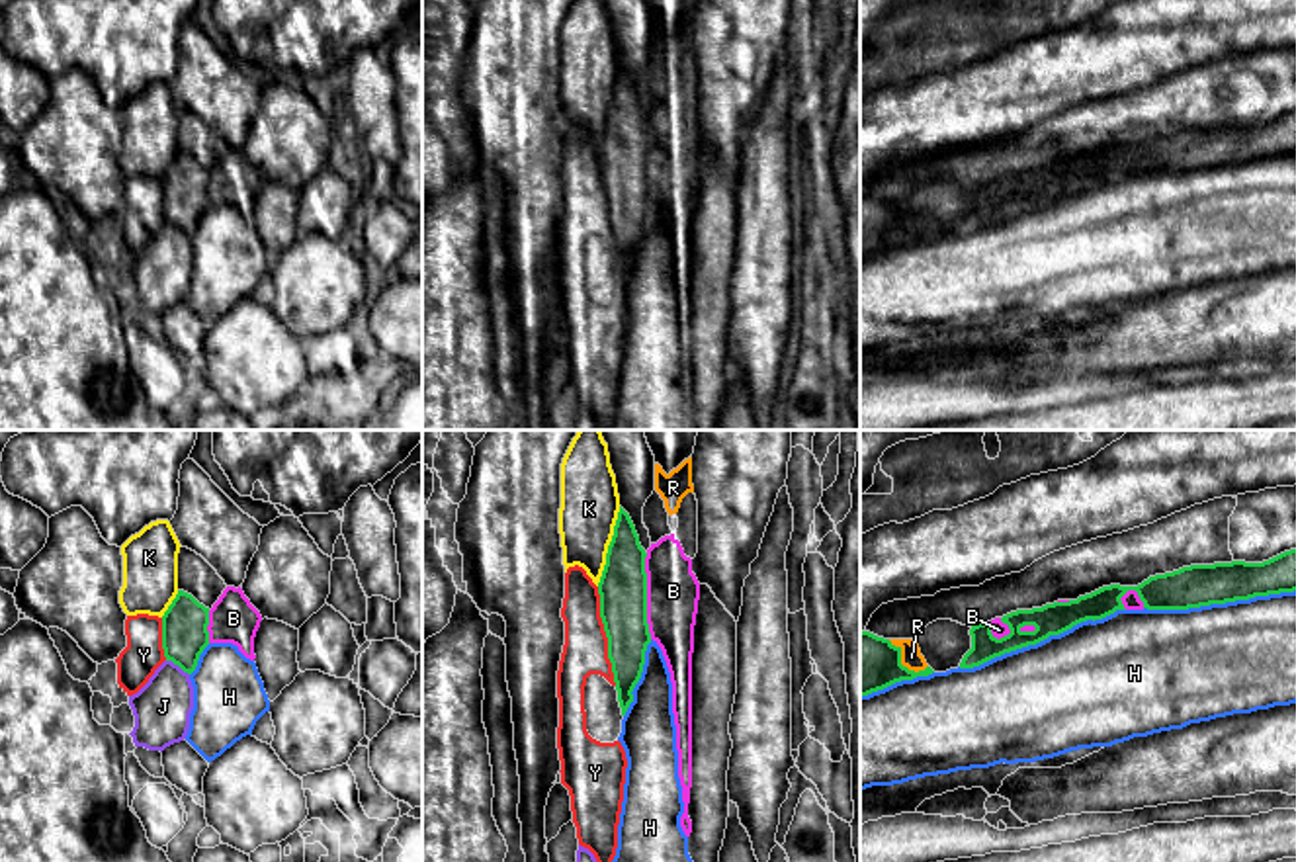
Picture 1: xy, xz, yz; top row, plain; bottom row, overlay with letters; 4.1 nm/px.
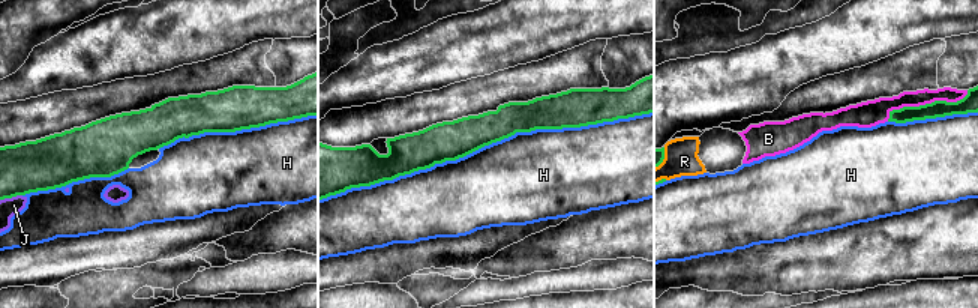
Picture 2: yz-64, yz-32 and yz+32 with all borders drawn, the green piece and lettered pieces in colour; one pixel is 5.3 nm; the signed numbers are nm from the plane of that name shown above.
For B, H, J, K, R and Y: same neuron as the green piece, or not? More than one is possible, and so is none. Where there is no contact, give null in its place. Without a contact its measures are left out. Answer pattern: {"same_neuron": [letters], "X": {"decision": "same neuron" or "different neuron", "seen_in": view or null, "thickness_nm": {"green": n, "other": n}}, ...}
{"same_neuron": [], "B": {"decision": "different neuron", "seen_in": "xz", "thickness_nm": {"green": 200, "other": 220}}, "H": {"decision": "different neuron", "seen_in": "yz", "thickness_nm": {"green": 130, "other": 480}}, "J": {"decision": "different neuron", "seen_in": "xy", "thickness_nm": {"green": 190, "other": 240}}, "K": {"decision": "different neuron", "seen_in": "xz", "thickness_nm": {"green": 200, "other": 240}}, "R": {"decision": "different neuron", "seen_in": "yz", "thickness_nm": {"green": 260, "other": 90}}, "Y": {"decision": "different neuron", "seen_in": "xz", "thickness_nm": {"green": 200, "other": 190}}}

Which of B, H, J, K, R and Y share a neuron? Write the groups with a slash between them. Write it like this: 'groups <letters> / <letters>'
groups B R / H / J / K / Y

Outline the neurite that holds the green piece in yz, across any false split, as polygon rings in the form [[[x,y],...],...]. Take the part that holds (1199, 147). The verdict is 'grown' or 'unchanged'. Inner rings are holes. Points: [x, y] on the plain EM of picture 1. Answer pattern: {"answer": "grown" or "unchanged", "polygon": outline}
{"answer": "unchanged", "polygon": [[[1296,111],[1263,125],[1190,127],[1155,137],[1138,149],[1110,147],[1069,164],[1016,172],[1001,180],[1011,195],[997,201],[987,184],[972,188],[972,211],[960,231],[979,229],[1005,215],[1036,207],[1087,182],[1102,182],[1126,172],[1122,158],[1136,152],[1147,172],[1188,172],[1296,152]]]}

